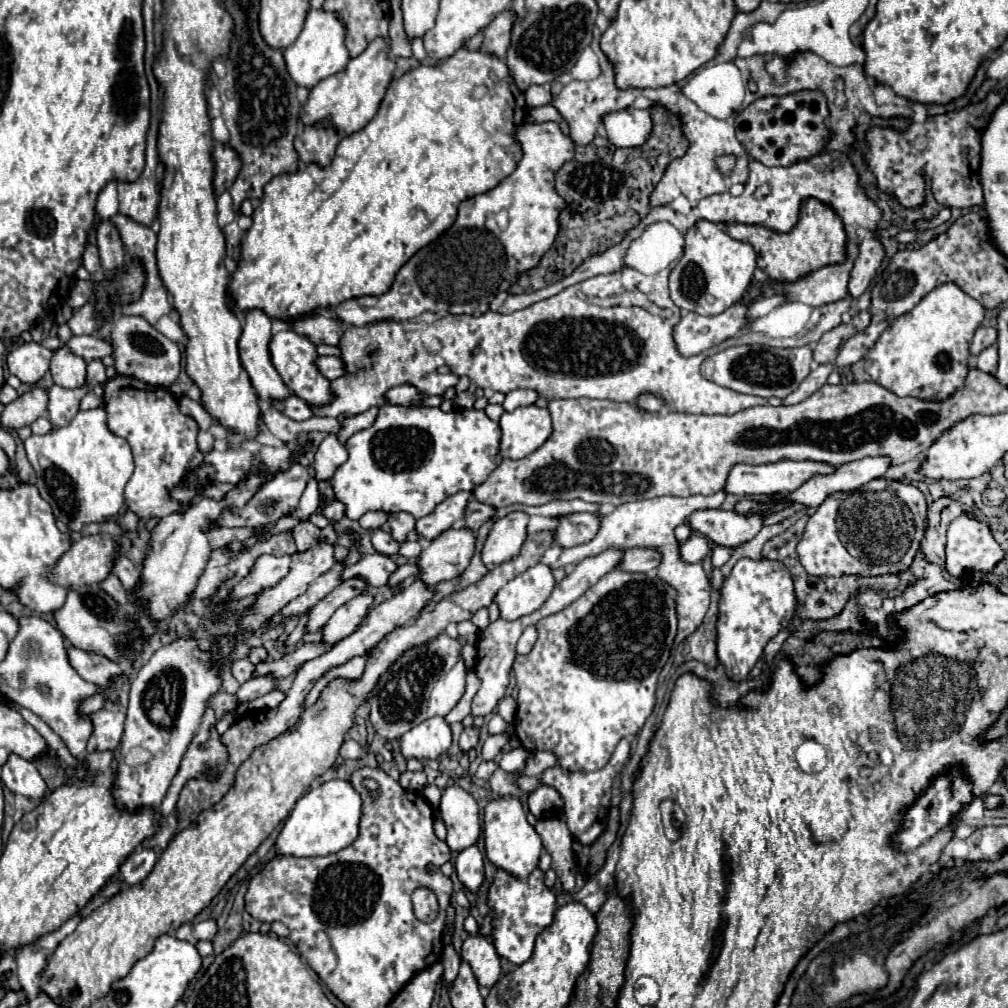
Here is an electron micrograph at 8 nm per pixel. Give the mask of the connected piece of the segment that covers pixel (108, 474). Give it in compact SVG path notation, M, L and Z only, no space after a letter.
M104 407L98 409L88 409L88 411L78 411L76 417L64 425L64 427L54 427L46 435L30 435L24 441L28 461L34 467L38 475L38 491L40 495L52 505L52 513L56 519L66 523L72 531L82 531L86 523L100 523L108 521L110 517L116 517L122 507L124 507L124 487L134 471L134 461L132 461L132 451L128 447L126 439L120 439L118 435L112 435L112 431L106 425L106 411Z

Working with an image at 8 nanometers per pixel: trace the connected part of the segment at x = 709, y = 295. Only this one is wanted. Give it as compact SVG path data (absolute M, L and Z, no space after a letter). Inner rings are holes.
M698 221L694 227L688 229L684 255L670 273L670 297L682 311L694 311L698 315L720 315L722 311L732 307L736 301L740 301L740 297L746 293L752 281L754 269L756 269L756 251L750 243L732 239L716 223Z

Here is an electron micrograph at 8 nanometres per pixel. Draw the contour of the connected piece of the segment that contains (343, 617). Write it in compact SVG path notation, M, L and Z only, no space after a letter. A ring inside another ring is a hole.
M364 593L348 601L344 607L340 607L322 627L322 641L328 645L336 645L344 637L352 635L362 625L370 603L372 603L372 597Z

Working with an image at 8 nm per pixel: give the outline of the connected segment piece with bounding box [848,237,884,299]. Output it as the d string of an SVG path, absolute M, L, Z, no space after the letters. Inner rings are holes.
M876 237L864 239L860 243L858 259L850 271L850 283L848 283L848 295L852 299L858 299L868 289L876 269L882 263L882 257L884 257L884 247Z

